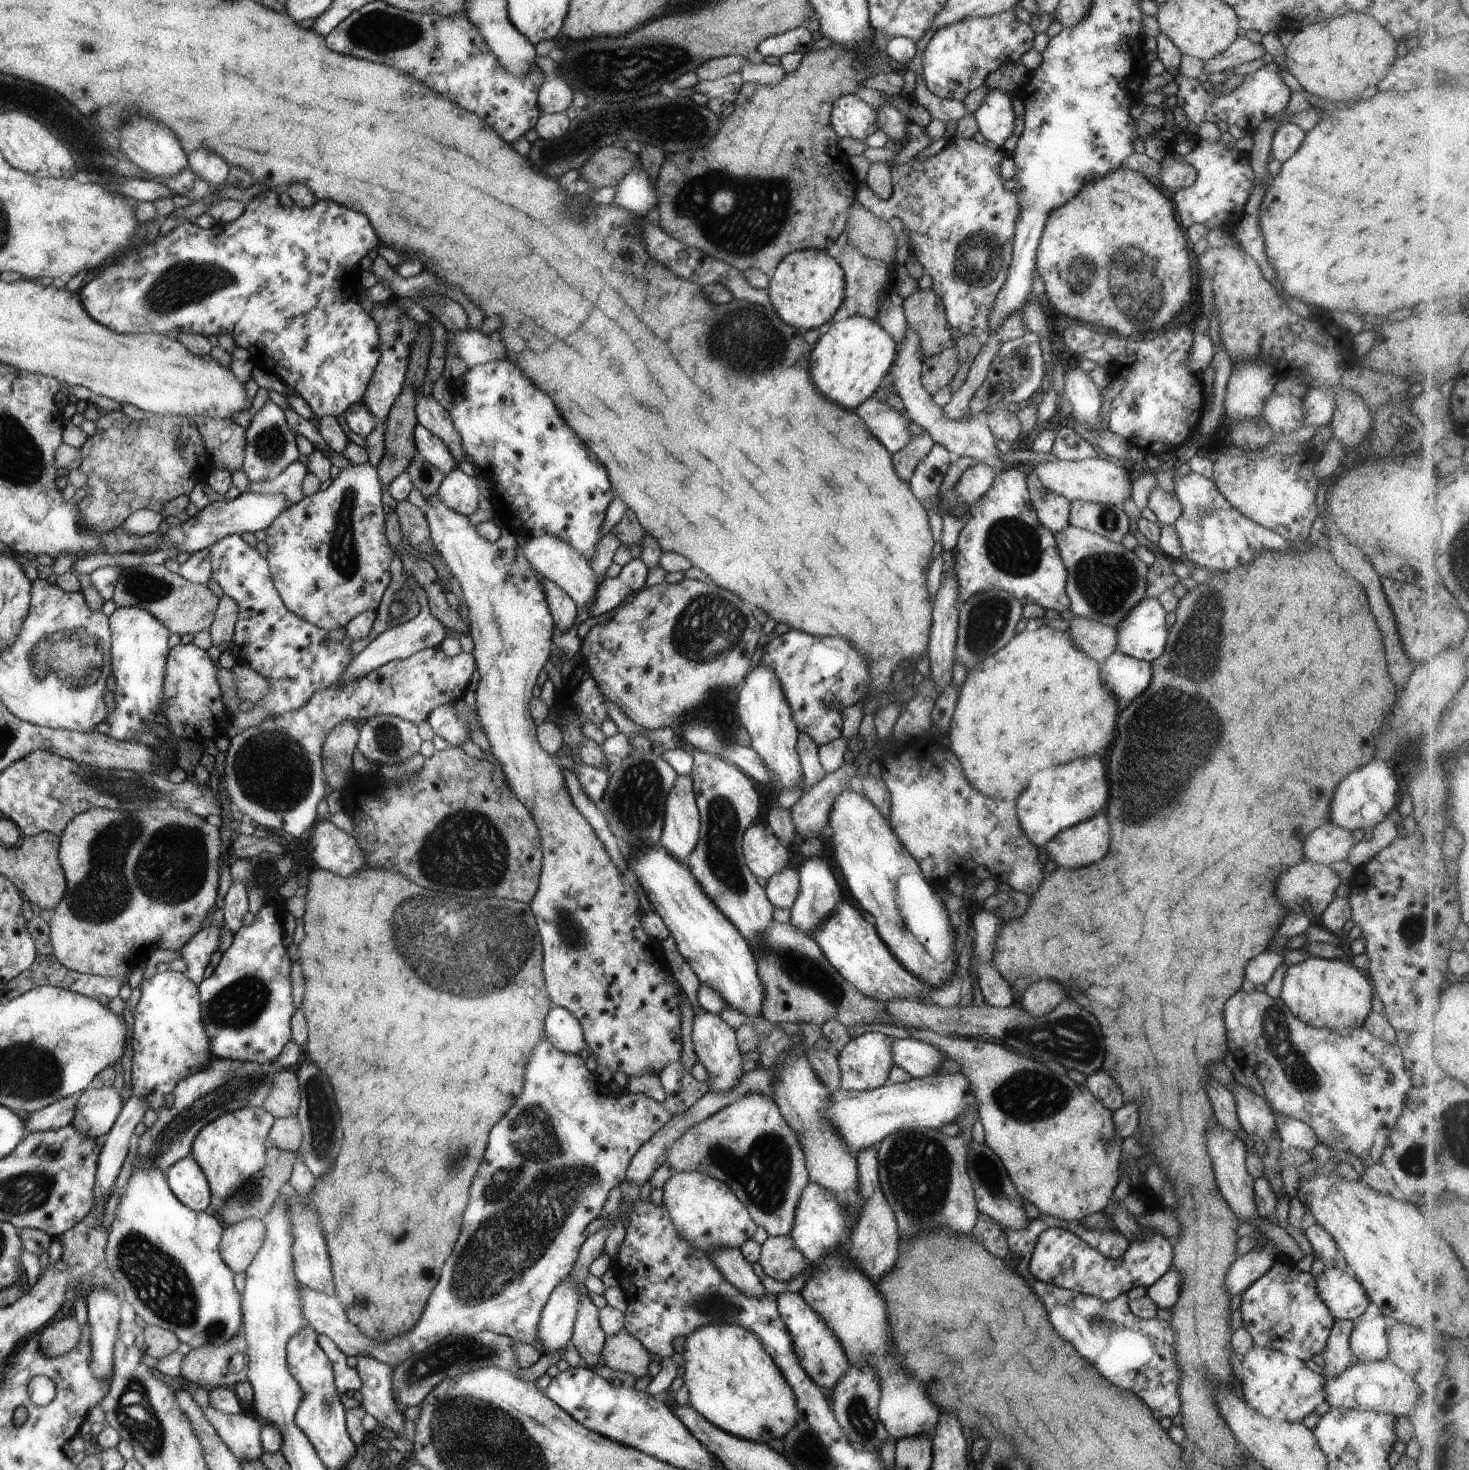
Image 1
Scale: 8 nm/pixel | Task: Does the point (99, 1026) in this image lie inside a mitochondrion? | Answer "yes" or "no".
no

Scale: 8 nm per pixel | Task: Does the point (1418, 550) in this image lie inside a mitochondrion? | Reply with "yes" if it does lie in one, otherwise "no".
no

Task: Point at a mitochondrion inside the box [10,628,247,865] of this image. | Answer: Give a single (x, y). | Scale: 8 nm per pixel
(131, 789)

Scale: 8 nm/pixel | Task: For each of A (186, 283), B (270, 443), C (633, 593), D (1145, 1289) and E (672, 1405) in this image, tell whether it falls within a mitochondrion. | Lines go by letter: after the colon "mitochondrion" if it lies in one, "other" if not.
A: mitochondrion
B: mitochondrion
C: other
D: other
E: other

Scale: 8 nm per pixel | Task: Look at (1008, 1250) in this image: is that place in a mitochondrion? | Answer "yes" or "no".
no

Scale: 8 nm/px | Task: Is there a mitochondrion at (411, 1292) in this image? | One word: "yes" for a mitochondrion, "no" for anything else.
no

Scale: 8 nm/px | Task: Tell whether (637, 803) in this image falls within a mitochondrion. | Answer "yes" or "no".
yes

